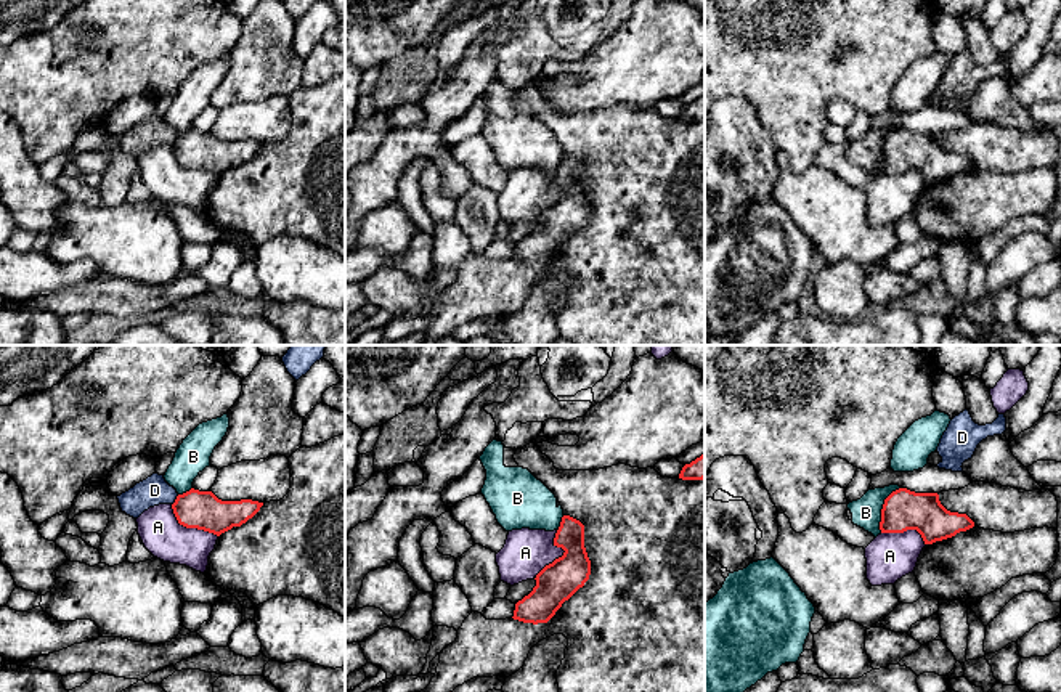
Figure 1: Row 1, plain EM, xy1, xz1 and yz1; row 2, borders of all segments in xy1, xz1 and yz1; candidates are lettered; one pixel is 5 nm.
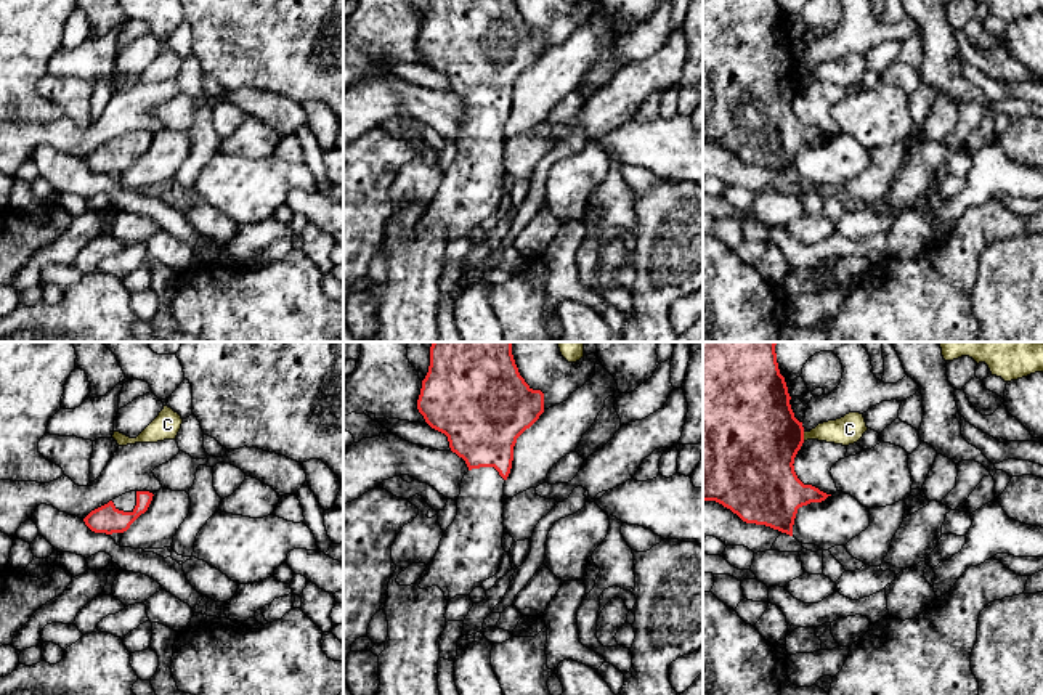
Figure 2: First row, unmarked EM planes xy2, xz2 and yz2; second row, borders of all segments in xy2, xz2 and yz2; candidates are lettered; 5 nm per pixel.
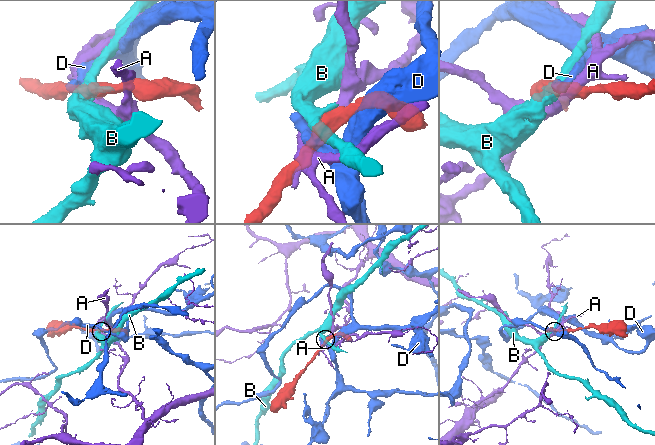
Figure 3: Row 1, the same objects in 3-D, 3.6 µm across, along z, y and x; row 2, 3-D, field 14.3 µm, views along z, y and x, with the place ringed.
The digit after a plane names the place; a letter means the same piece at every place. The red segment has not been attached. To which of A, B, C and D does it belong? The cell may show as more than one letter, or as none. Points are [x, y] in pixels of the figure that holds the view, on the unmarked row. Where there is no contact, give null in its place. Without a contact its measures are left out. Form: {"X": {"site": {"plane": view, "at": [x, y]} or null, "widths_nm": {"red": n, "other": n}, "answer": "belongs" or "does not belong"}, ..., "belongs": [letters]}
{"A": {"site": {"plane": "xz1", "at": [562, 196]}, "widths_nm": {"red": 200, "other": 220}, "answer": "does not belong"}, "B": {"site": {"plane": "yz1", "at": [882, 150]}, "widths_nm": {"red": 200, "other": 140}, "answer": "does not belong"}, "C": {"site": {"plane": "yz2", "at": [803, 77]}, "widths_nm": {"red": 460, "other": 140}, "answer": "does not belong"}, "D": {"site": {"plane": "xy1", "at": [175, 140]}, "widths_nm": {"red": 190, "other": 150}, "answer": "does not belong"}, "belongs": []}

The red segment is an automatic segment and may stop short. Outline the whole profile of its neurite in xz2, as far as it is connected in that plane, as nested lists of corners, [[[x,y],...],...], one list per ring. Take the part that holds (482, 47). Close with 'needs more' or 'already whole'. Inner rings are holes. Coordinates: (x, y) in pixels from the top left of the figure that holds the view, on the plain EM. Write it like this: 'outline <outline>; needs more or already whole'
outline [[[430,0],[428,13],[422,21],[417,50],[425,63],[444,74],[449,88],[469,108],[461,124],[457,156],[444,172],[440,188],[422,213],[420,230],[438,226],[446,241],[456,236],[470,236],[475,228],[493,218],[504,196],[504,124],[510,114],[517,79],[544,53],[544,34],[533,30],[520,16],[515,0]]]; needs more

